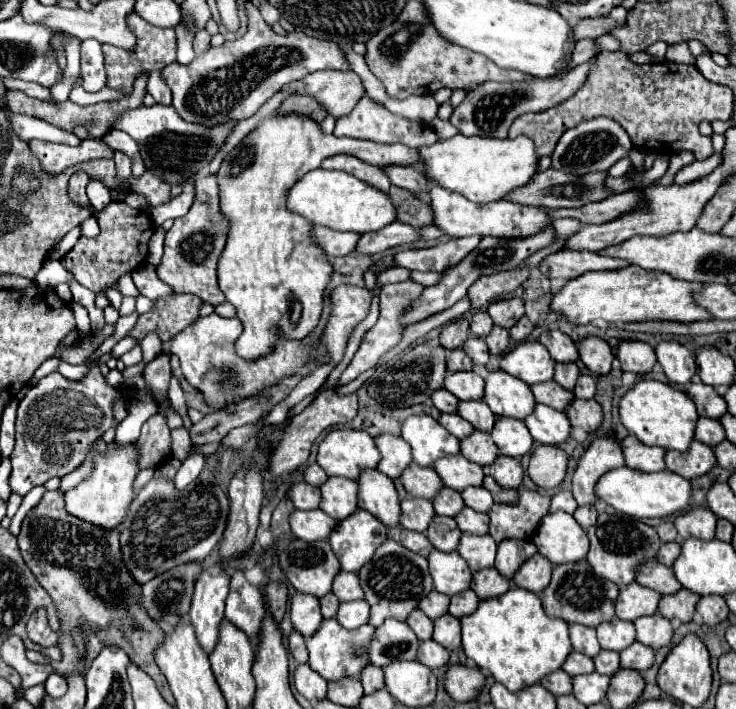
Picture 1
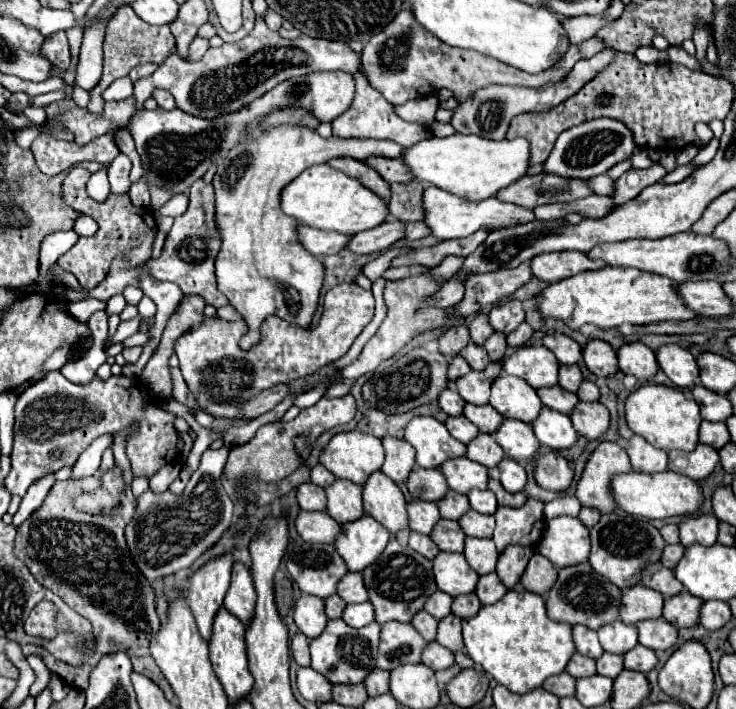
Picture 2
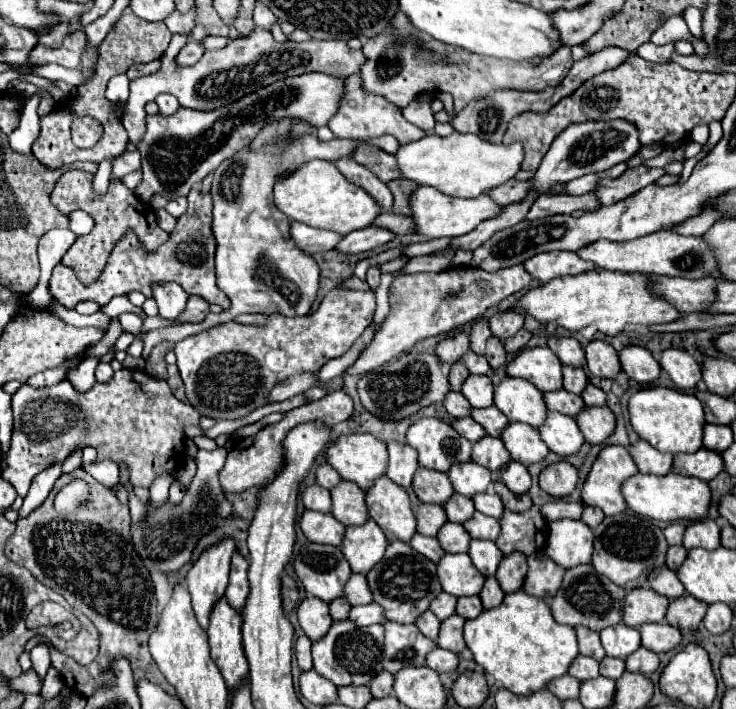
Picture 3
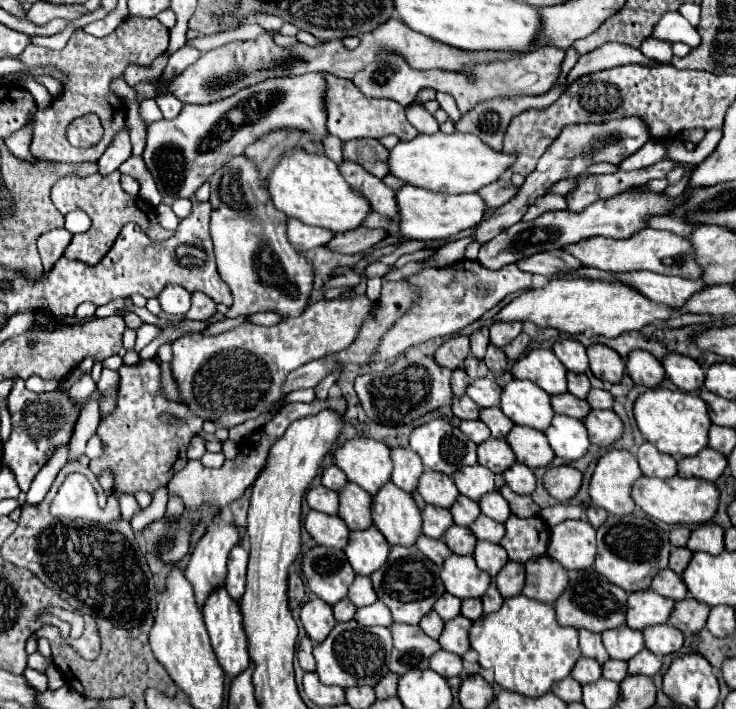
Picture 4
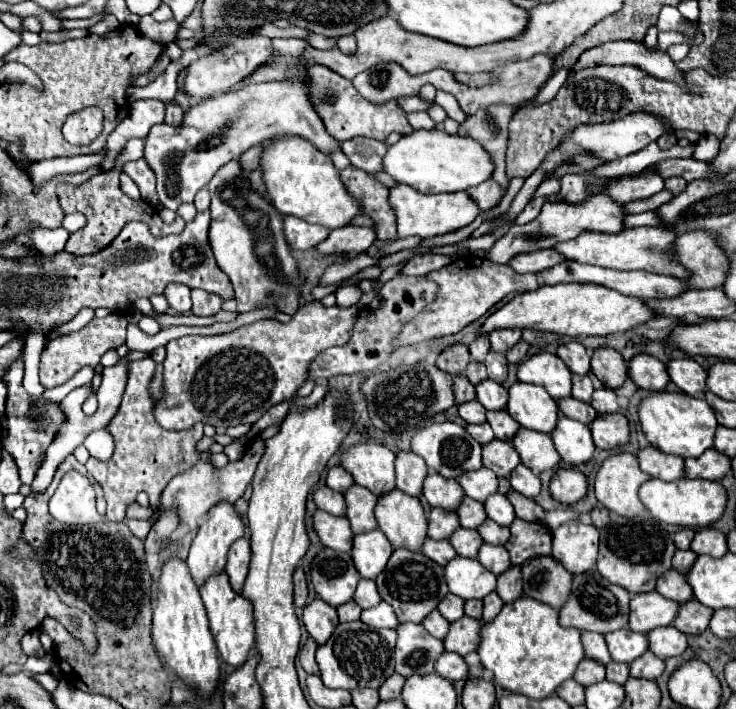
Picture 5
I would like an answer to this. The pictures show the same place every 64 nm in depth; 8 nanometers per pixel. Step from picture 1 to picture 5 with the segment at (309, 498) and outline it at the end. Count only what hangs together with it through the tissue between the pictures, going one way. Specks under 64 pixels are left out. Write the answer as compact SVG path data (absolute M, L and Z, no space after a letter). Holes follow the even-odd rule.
M318 488L314 492L314 504L316 508L328 512L328 514L334 514L334 516L344 516L346 512L346 502L344 502L344 496L340 492L334 492L330 488Z

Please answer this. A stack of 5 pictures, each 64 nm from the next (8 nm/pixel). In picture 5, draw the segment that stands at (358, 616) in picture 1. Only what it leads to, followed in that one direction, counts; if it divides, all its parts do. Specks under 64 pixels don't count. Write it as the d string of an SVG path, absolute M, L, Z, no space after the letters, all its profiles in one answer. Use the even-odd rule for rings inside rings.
M384 602L376 604L376 608L362 610L360 620L372 628L396 628L398 626L398 620L396 620L392 608L388 608L388 604L384 604Z

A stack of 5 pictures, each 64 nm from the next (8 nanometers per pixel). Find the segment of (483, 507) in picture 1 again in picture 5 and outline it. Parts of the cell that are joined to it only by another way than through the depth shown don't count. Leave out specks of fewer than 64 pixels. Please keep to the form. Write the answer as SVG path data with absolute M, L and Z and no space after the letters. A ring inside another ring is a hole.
M498 492L488 496L488 500L484 502L484 510L486 510L486 516L492 518L500 526L510 526L512 520L516 518L514 508L508 502L508 498L504 494L498 494Z

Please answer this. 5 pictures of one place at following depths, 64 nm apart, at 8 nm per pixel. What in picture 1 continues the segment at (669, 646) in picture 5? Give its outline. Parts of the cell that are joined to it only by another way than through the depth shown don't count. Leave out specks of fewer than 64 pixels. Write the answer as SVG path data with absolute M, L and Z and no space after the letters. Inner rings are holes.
M658 612L654 616L644 616L644 618L640 616L640 620L634 620L634 626L636 626L636 640L650 648L668 646L672 640L670 622Z

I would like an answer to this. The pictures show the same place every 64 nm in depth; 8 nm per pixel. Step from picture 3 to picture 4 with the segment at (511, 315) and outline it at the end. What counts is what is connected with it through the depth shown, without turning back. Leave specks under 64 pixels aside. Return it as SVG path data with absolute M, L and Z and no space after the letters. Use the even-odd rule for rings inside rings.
M492 322L490 324L490 342L498 348L504 348L506 344L510 344L518 334L522 332L522 324L520 322Z

